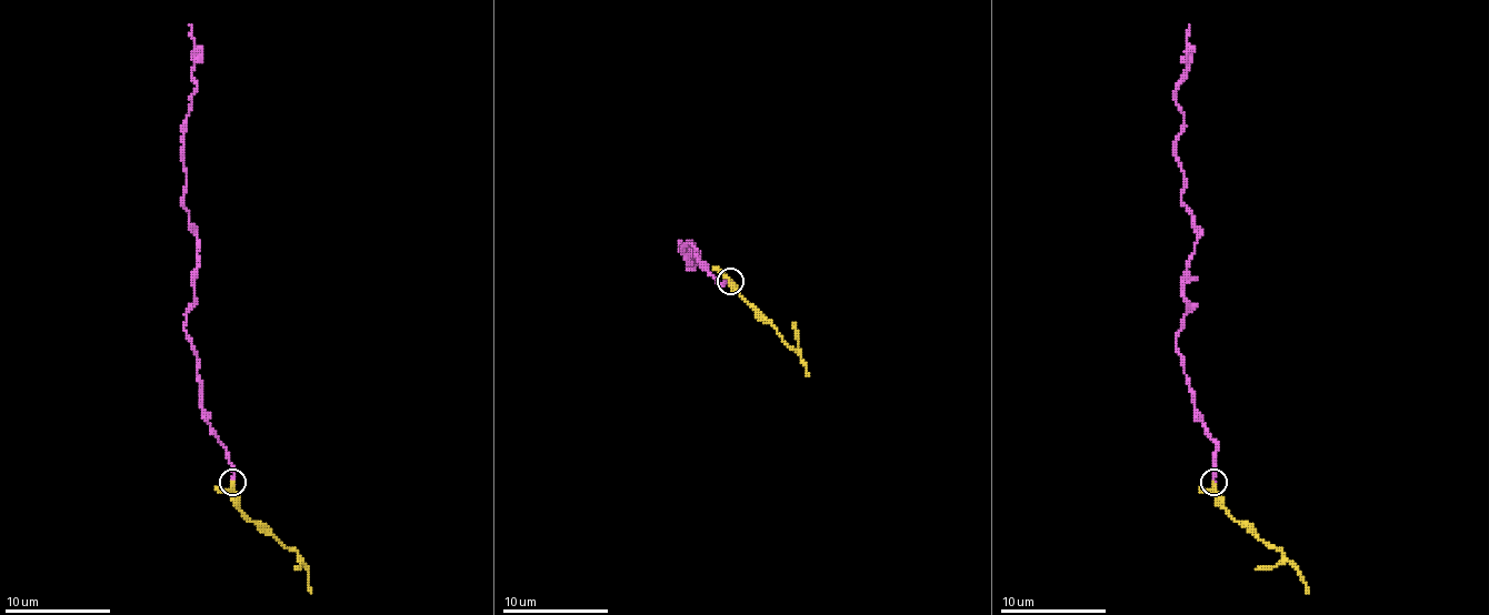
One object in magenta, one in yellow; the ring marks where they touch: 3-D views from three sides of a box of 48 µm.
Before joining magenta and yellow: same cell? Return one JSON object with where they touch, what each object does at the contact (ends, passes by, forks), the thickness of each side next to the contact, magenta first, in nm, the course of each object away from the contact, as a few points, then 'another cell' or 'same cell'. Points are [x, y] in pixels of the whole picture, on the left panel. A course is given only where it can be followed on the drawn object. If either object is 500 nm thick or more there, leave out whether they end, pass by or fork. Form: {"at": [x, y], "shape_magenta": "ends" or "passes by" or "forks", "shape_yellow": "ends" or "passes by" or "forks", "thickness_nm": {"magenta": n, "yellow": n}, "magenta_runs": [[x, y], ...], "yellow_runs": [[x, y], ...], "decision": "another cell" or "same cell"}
{"at": [232, 482], "shape_magenta": "ends", "shape_yellow": "passes by", "thickness_nm": {"magenta": 180, "yellow": 170}, "magenta_runs": [[231, 482], [183, 328], [197, 240], [183, 200], [197, 83], [189, 24]], "yellow_runs": [[231, 482], [233, 503], [298, 553], [308, 572], [311, 593]], "decision": "same cell"}

